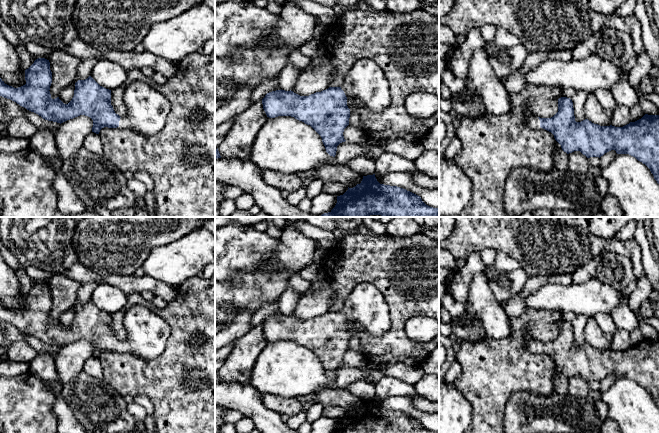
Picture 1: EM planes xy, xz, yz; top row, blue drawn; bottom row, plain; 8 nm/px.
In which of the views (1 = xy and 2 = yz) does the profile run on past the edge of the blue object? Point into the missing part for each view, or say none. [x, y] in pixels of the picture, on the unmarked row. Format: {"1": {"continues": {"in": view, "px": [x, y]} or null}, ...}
{"1": {"continues": {"in": "xy", "px": [147, 333]}}, "2": {"continues": {"in": "yz", "px": [532, 345]}}}

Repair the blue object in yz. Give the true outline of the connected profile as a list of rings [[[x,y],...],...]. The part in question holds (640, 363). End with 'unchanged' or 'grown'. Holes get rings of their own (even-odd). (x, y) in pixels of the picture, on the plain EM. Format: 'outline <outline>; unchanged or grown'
outline [[[561,321],[558,323],[558,336],[553,341],[540,342],[526,332],[523,343],[530,353],[541,351],[551,356],[567,378],[580,375],[587,382],[600,382],[611,374],[615,374],[617,378],[629,378],[645,388],[659,408],[659,339],[645,338],[641,343],[623,351],[600,350],[588,343],[576,346],[572,324]]]; grown

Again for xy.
outline [[[45,282],[36,283],[25,294],[25,304],[25,309],[14,312],[5,308],[0,302],[0,320],[16,326],[45,344],[60,348],[80,339],[88,340],[93,344],[92,356],[96,358],[99,358],[104,351],[119,351],[136,358],[153,359],[165,350],[166,342],[170,337],[168,323],[155,310],[144,305],[132,306],[124,315],[123,323],[127,336],[122,341],[115,337],[111,329],[111,314],[100,310],[91,300],[75,307],[74,320],[68,328],[64,328],[59,321],[52,323],[49,315],[52,307],[52,296],[50,294],[50,286]]]; grown

